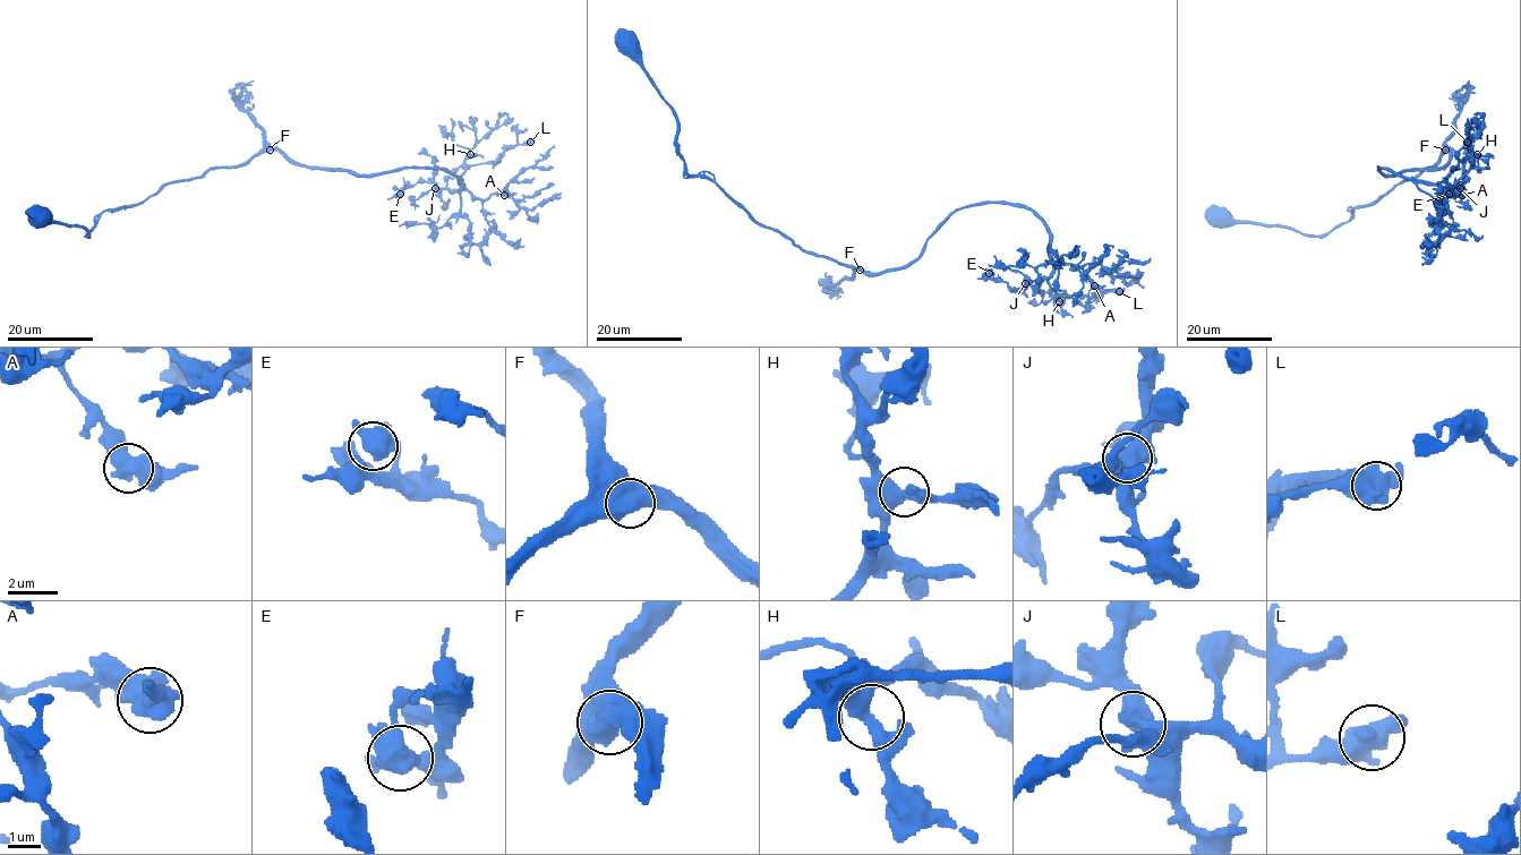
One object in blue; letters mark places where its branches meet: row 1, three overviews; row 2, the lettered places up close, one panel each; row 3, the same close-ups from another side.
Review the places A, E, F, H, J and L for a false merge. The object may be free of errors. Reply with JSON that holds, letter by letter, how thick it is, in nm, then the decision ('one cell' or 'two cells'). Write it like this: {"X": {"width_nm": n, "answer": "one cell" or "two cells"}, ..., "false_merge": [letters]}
{"A": {"width_nm": 650, "answer": "one cell"}, "E": {"width_nm": 550, "answer": "one cell"}, "F": {"width_nm": 750, "answer": "one cell"}, "H": {"width_nm": 480, "answer": "one cell"}, "J": {"width_nm": 650, "answer": "one cell"}, "L": {"width_nm": 700, "answer": "one cell"}, "false_merge": []}

